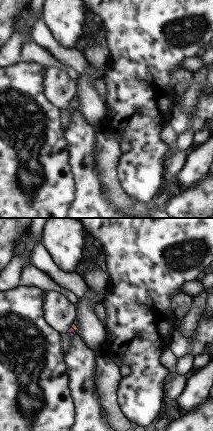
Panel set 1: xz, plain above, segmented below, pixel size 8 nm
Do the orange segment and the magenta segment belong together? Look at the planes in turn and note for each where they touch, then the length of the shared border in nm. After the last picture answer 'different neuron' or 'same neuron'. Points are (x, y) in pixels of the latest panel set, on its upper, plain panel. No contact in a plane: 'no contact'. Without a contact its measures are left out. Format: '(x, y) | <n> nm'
(73, 104) | 50 nm

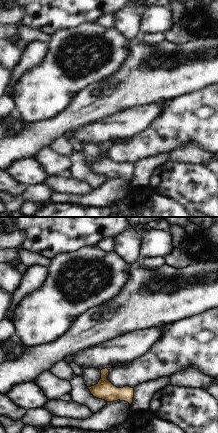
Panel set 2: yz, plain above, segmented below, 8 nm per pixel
(107, 145) | 30 nm

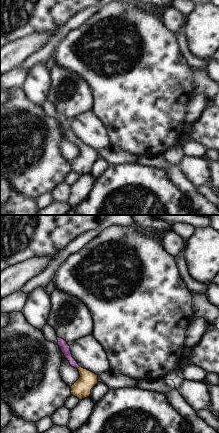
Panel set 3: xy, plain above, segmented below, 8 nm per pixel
no contact

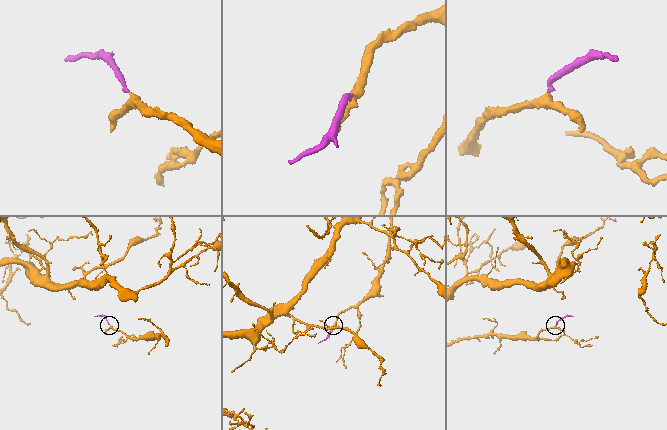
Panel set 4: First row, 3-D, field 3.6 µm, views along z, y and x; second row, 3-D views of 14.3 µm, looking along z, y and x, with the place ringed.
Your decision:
same neuron

